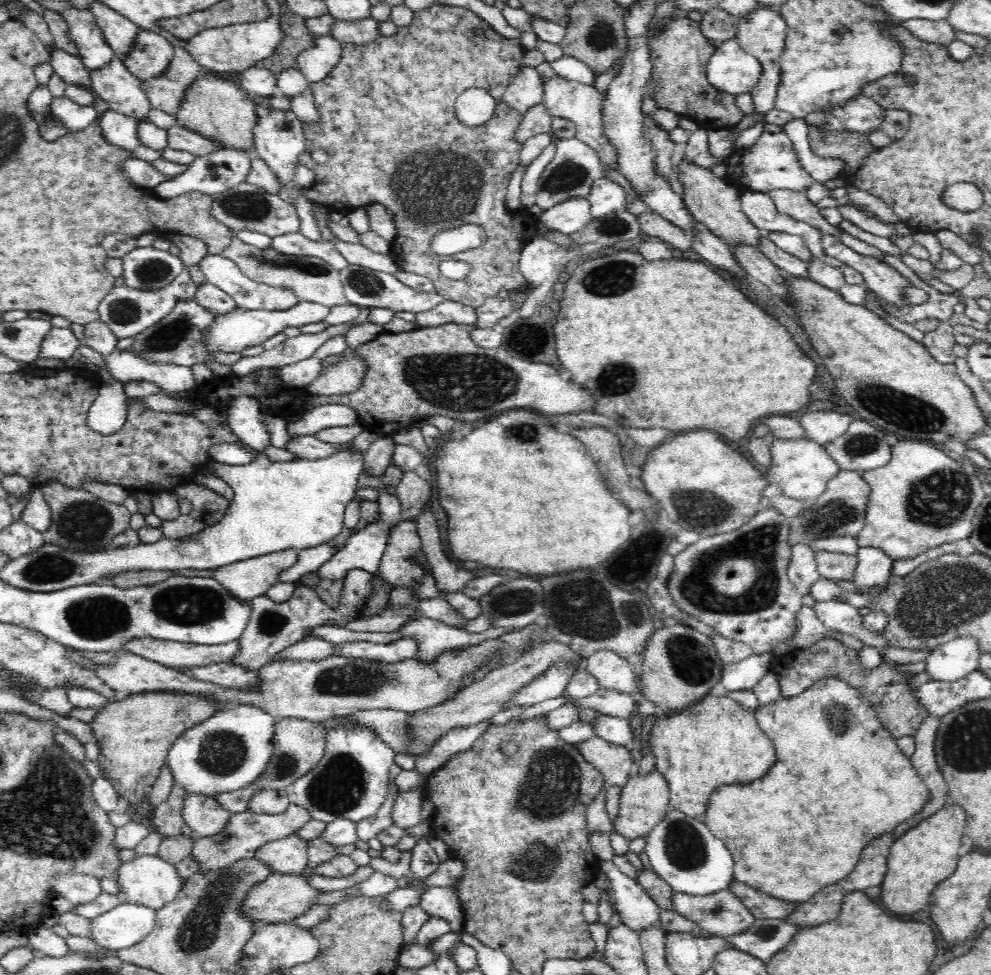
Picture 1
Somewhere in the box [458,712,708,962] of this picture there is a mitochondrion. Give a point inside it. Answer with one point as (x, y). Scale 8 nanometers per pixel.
(553, 782)

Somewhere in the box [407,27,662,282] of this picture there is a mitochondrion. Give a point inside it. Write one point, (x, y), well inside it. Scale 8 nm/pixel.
(567, 176)

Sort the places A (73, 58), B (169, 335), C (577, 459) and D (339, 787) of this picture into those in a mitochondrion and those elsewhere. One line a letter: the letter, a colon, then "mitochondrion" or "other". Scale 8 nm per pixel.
A: other
B: mitochondrion
C: other
D: mitochondrion

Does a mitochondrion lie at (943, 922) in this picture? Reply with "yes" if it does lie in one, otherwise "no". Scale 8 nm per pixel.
no

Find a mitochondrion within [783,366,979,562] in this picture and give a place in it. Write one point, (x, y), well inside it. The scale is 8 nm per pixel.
(937, 501)

